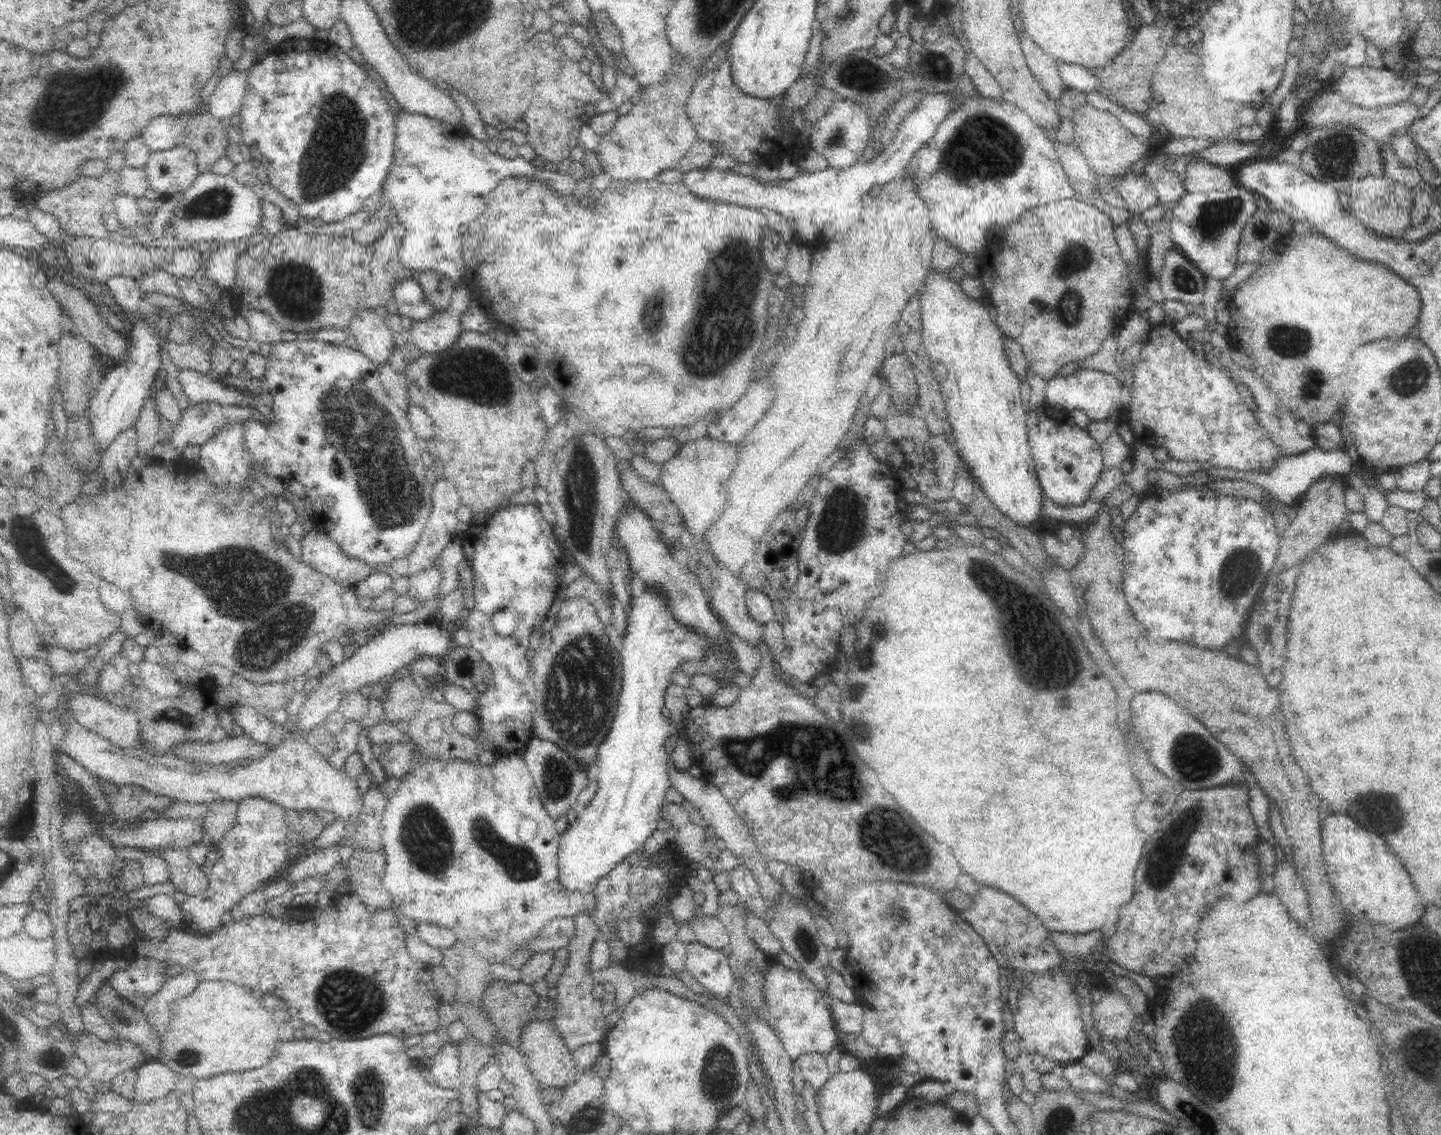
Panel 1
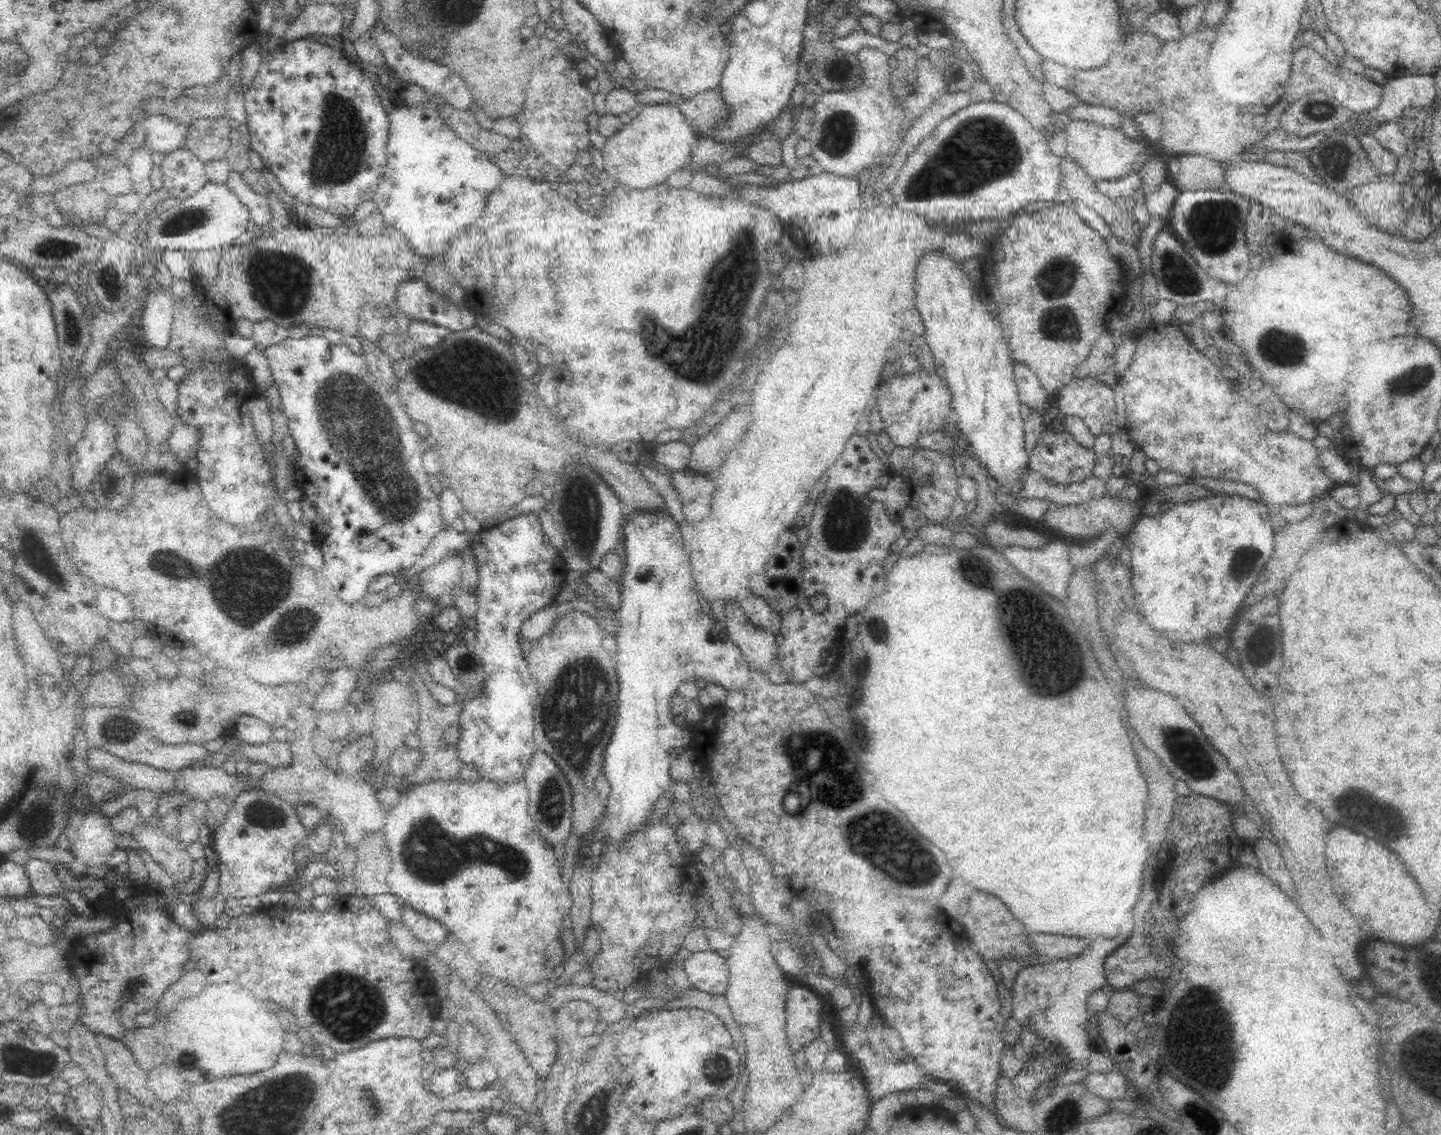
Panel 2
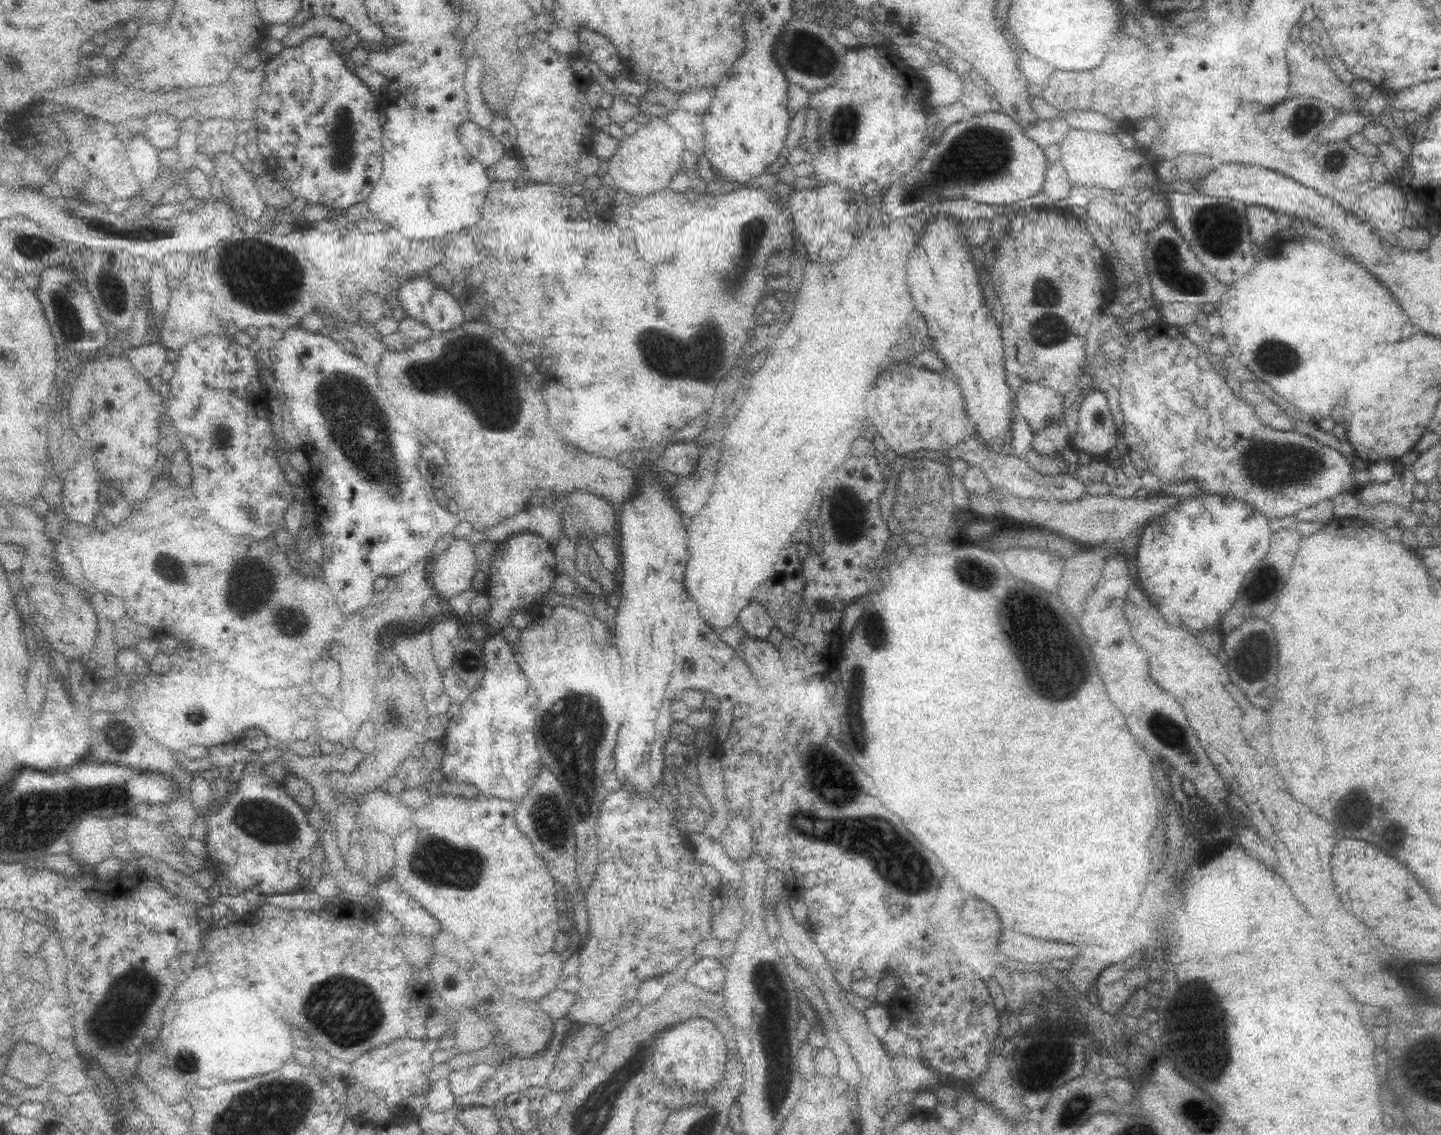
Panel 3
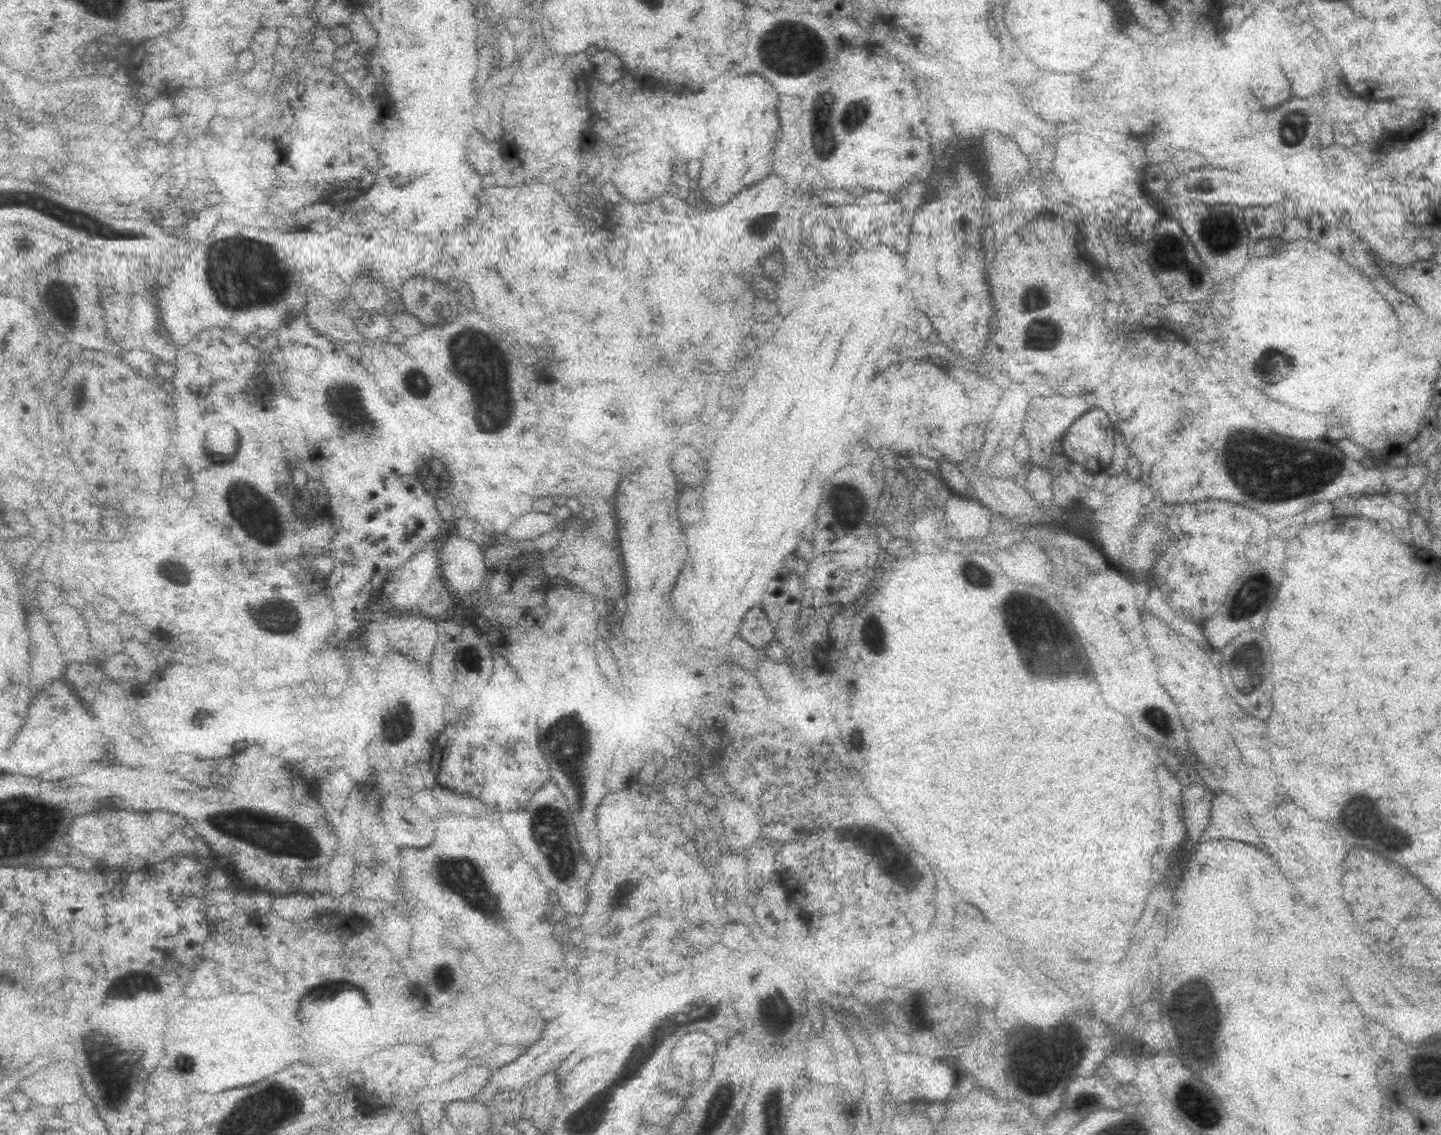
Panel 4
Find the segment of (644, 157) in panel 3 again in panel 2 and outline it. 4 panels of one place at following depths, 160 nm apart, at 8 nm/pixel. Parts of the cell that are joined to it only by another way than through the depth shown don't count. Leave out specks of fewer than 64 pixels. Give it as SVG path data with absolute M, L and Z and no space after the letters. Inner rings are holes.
M668 103L638 107L638 115L630 124L624 124L615 135L607 137L602 149L604 172L630 188L646 190L653 184L663 184L672 172L686 168L696 141L692 126L678 106Z

